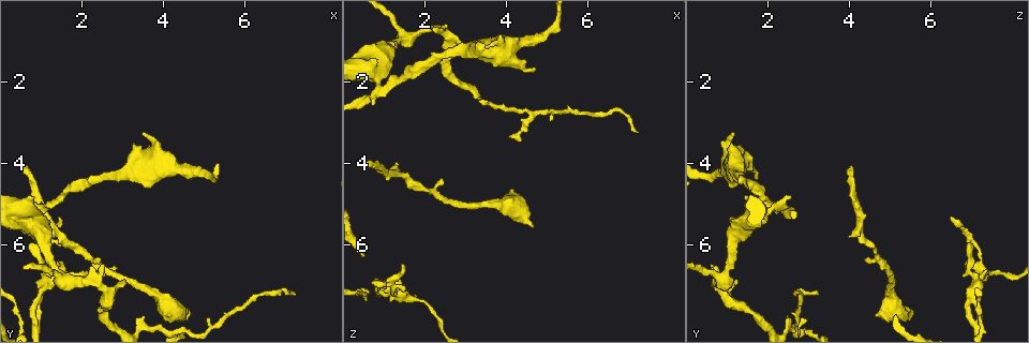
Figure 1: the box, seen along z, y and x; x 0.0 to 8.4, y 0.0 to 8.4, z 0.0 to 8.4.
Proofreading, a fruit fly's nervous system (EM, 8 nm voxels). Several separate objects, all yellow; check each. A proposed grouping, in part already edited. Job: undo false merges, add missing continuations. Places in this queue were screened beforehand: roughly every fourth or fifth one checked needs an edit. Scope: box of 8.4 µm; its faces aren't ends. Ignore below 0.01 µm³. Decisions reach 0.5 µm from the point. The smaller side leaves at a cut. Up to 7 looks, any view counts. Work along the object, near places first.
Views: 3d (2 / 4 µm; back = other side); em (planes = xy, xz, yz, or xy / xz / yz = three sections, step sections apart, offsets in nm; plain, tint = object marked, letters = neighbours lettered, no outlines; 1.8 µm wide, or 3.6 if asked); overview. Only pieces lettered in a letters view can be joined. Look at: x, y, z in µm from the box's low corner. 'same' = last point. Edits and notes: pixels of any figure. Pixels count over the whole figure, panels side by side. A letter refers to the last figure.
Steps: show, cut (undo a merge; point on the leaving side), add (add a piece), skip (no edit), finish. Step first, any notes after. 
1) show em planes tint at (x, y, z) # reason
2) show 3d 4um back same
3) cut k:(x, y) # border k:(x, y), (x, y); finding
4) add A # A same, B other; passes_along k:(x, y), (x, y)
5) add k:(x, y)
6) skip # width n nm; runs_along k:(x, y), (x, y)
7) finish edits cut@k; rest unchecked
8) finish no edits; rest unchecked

show 3d 4um at (3.50, 3.30, 1.15)

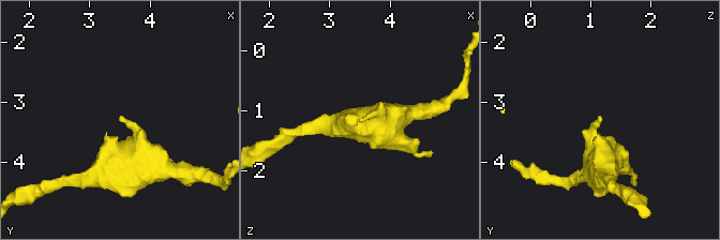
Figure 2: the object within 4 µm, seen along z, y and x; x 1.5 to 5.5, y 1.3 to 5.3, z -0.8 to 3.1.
show em yz step 16 letters at (3.45, 3.30, 1.20)

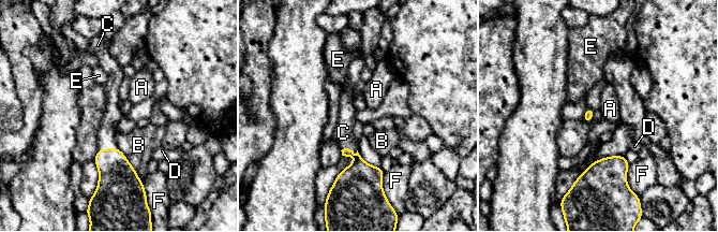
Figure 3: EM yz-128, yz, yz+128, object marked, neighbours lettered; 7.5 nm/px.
add C # A other, B other, C same, D other, E other, F other; it goes on there

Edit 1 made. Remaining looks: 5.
show overview # redraw

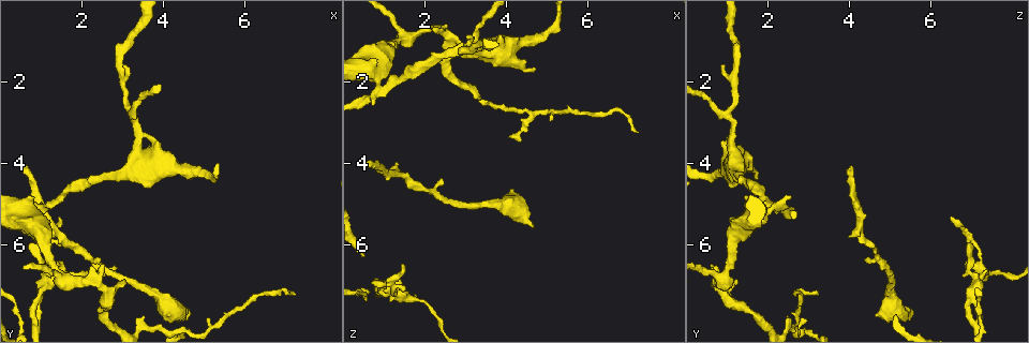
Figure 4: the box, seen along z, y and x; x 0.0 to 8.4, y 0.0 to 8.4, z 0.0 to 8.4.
show 3d 4um at (1.40, 6.65, 7.20) # four-way junction

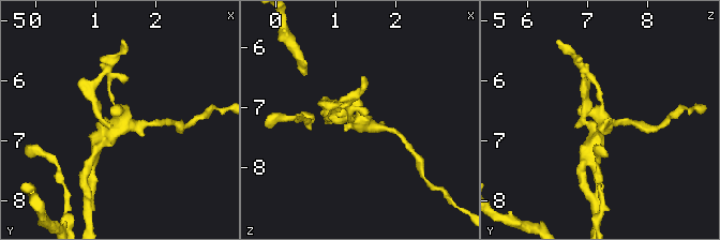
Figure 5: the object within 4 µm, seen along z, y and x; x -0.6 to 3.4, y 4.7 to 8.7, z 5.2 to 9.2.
show em planes letters at (1.45, 6.65, 7.25) # arms 4

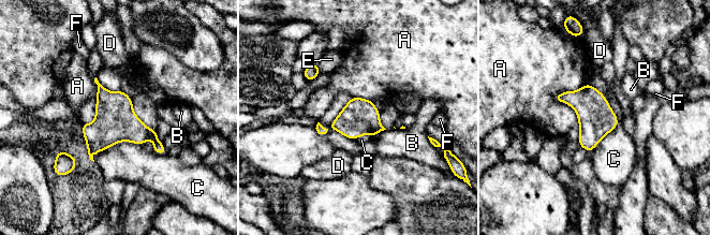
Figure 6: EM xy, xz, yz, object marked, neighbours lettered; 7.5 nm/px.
skip # width 280 nm; A other, B other, C other, D other, E other, F other; border 6:(605, 96), (618, 125), (592, 151); continuous, no second cell

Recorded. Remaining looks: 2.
show em planes letters at (4.70, 7.70, 5.55) # stops while still wide

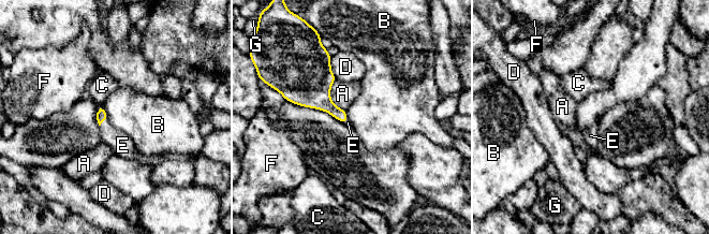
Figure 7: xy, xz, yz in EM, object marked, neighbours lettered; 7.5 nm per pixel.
add E # longest_contact A 260 nm; A other, B other, C other, D other, E same, F other, G other; the cell continues

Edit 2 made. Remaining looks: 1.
finish edits add@3, add@7; rest unchecked

